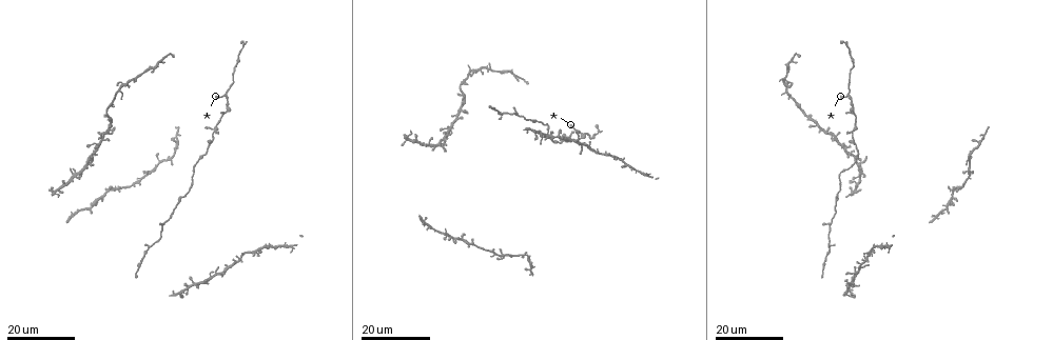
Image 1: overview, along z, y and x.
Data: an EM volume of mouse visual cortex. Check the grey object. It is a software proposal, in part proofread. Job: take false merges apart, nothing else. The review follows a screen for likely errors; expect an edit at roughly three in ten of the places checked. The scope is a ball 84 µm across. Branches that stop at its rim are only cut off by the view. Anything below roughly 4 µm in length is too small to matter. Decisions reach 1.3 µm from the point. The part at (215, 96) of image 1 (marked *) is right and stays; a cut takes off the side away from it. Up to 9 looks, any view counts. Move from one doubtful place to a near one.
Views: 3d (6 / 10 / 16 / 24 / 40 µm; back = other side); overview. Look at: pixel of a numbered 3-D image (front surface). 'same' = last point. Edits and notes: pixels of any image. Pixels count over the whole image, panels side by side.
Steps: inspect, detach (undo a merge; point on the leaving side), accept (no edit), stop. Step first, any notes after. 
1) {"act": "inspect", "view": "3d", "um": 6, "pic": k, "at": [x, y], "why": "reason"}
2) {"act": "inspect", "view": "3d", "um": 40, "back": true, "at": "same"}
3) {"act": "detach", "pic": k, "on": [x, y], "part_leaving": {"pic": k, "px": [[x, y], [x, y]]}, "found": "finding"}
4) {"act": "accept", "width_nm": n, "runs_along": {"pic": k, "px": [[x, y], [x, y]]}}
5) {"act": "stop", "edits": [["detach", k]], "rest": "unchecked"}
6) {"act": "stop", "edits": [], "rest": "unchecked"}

{"act": "inspect", "view": "3d", "um": 24, "pic": 1, "at": [226, 95], "why": "arms part here"}

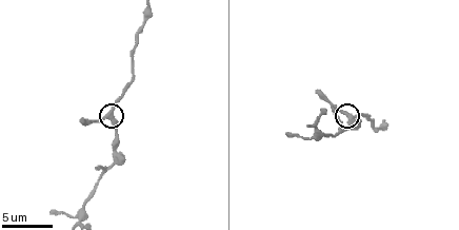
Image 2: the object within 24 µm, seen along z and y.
{"act": "inspect", "view": "3d", "um": 10, "pic": 2, "at": [111, 114]}

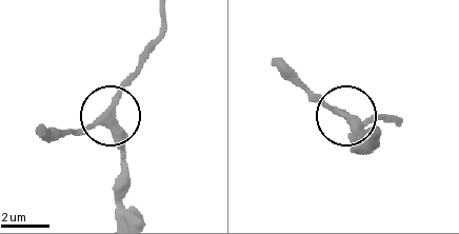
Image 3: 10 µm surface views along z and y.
{"act": "accept", "found": "one neuron here"}

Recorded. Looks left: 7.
{"act": "inspect", "view": "3d", "um": 16, "pic": 1, "at": [460, 108], "why": "four or more arms meet"}

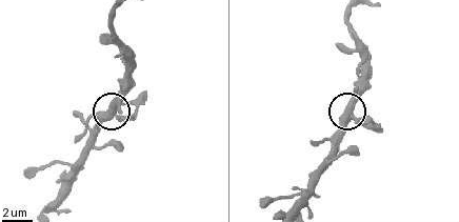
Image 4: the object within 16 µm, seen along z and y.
{"act": "inspect", "view": "3d", "um": 10, "pic": 4, "at": [116, 110]}

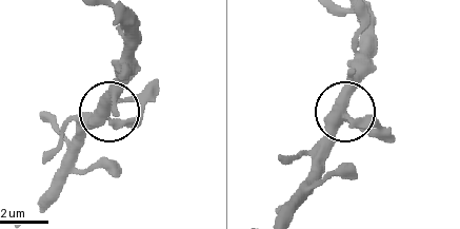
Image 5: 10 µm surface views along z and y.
{"act": "accept", "found": "all the same neuron"}

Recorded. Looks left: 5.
{"act": "inspect", "view": "3d", "um": 24, "pic": 1, "at": [515, 114], "why": "sudden change in width"}

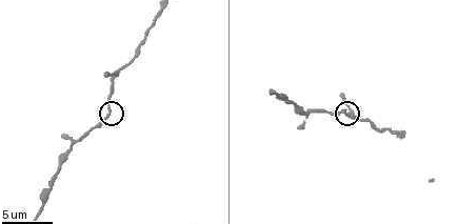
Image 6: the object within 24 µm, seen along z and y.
{"act": "inspect", "view": "3d", "um": 10, "pic": 6, "at": [345, 112], "why": "closer look"}

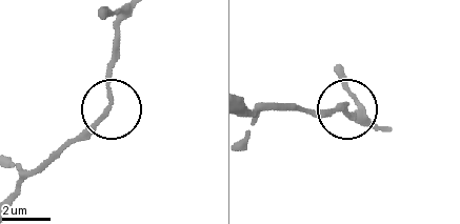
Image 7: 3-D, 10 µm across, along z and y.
{"act": "accept", "width_nm": 180, "found": "one neuron here"}

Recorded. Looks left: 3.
{"act": "inspect", "view": "3d", "um": 6, "pic": 6, "at": [305, 111], "why": "three-way junction"}

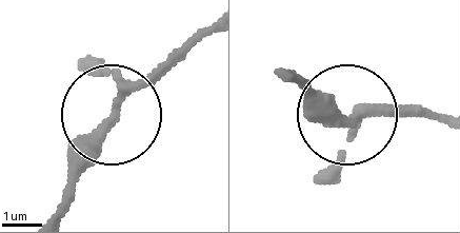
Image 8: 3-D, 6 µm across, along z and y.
{"act": "accept", "arms": 3, "runs_along": {"pic": 8, "px": [[442, 113], [335, 113], [295, 82]]}, "found": "continuous, no second neuron"}

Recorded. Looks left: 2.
{"act": "stop", "edits": [], "rest": "unchecked"}

